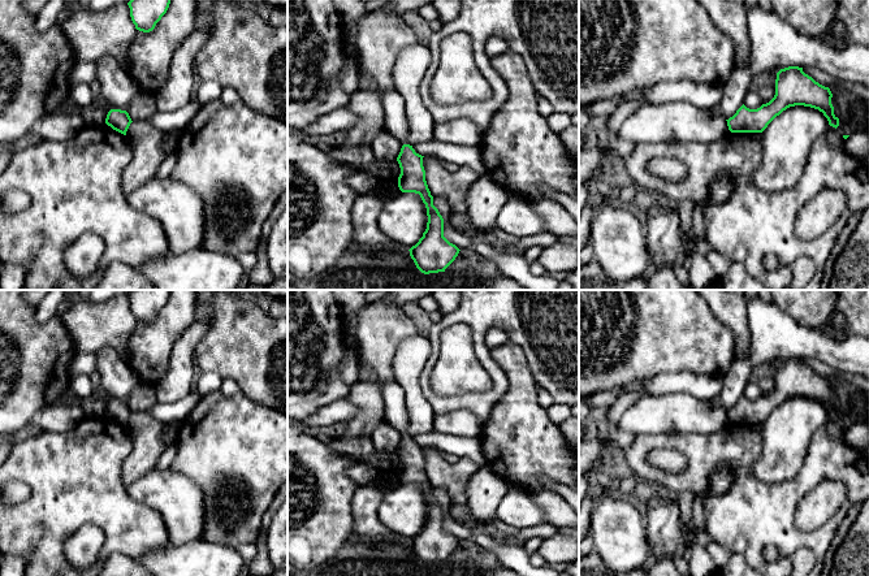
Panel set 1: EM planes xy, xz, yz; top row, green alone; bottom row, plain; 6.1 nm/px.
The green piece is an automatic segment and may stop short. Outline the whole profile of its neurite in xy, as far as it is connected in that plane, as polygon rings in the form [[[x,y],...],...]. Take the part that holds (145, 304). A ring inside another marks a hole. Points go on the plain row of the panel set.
[[[131,290],[127,296],[135,320],[150,324],[167,304],[170,290]]]

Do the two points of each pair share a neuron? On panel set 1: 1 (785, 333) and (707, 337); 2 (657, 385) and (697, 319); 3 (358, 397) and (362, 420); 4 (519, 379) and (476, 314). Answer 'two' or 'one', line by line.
1: two
2: two
3: one
4: two

